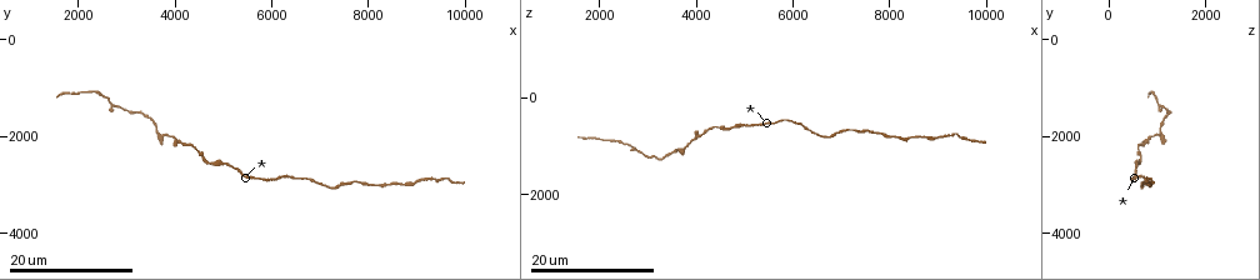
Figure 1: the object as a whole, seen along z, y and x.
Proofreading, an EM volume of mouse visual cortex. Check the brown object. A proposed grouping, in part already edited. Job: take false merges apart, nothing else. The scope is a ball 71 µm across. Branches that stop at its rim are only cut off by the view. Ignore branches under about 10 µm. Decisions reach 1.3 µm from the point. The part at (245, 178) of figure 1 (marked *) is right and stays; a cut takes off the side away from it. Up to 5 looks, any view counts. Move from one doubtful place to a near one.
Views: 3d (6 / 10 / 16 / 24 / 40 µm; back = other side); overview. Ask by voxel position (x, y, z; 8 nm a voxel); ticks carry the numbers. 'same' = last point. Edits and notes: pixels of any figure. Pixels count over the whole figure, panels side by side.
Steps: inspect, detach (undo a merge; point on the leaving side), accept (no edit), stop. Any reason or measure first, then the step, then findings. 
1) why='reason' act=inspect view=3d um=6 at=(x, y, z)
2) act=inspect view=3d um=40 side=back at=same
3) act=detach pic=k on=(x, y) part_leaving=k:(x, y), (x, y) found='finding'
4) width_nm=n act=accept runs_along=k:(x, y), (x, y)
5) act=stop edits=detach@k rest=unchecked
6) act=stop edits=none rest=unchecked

why='thick turns thin' act=inspect view=3d um=16 at=(7550, 2950, 750)

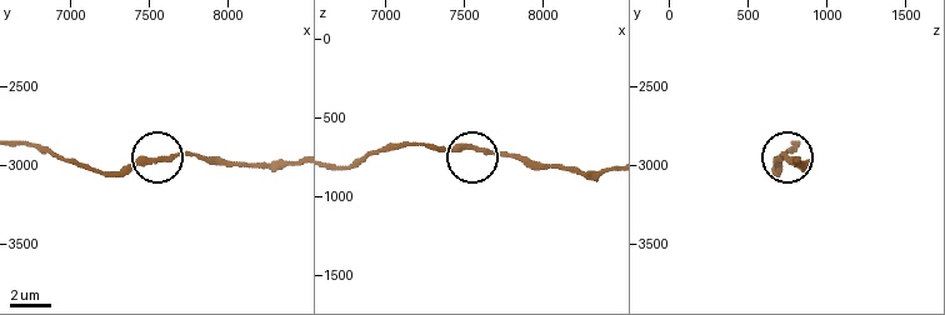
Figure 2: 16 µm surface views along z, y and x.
why='zoom in' act=inspect view=3d um=10 at=(7560, 2960, 700)

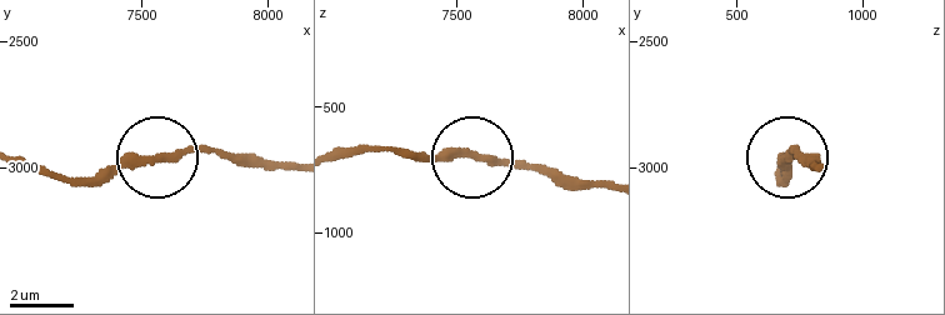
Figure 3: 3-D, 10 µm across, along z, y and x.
act=accept runs_along=3:(21, 163), (61, 175), (110, 175), (159, 160), (229, 151) found='all the same neuron'

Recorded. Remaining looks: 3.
act=inspect view=3d um=24 at=(8700, 3000, 750)

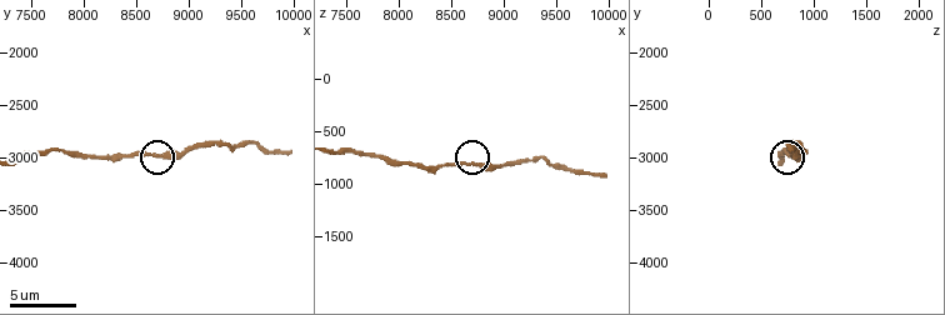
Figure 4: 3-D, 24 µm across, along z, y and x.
act=inspect view=3d um=10 at=(8680, 3000, 820)

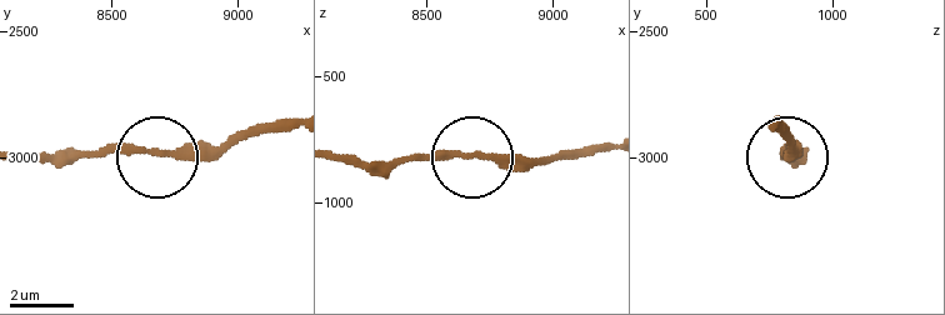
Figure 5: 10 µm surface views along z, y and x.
act=accept runs_along=5:(336, 154), (376, 165), (418, 156), (560, 156) found='all the same neuron'

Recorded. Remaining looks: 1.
act=stop edits=none rest=unchecked

